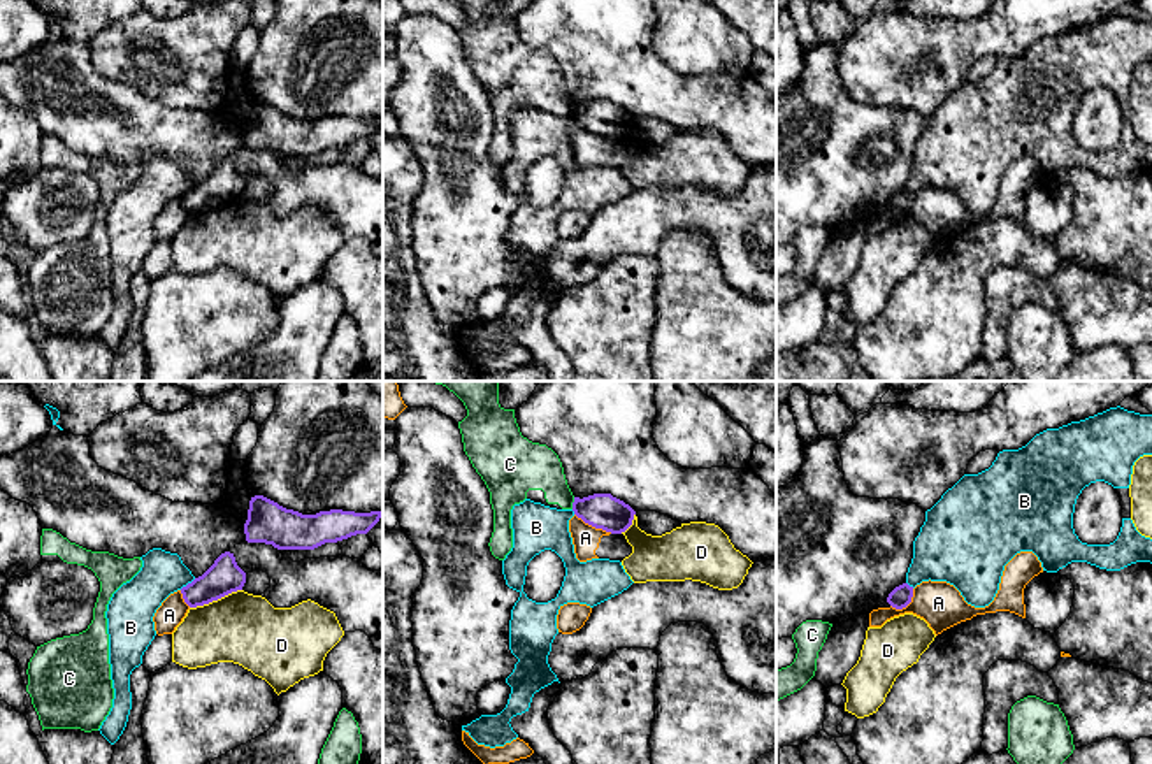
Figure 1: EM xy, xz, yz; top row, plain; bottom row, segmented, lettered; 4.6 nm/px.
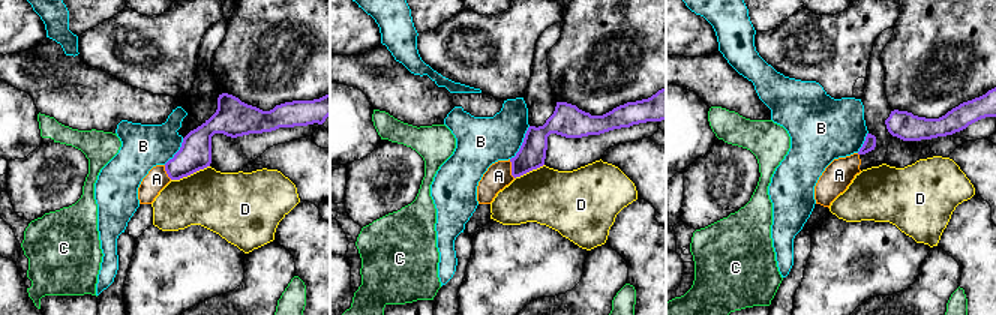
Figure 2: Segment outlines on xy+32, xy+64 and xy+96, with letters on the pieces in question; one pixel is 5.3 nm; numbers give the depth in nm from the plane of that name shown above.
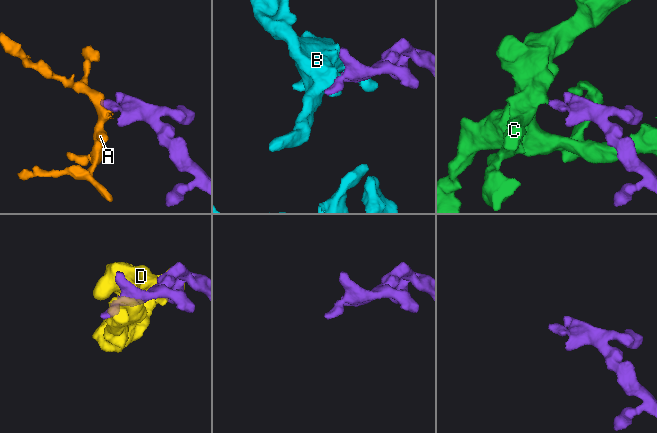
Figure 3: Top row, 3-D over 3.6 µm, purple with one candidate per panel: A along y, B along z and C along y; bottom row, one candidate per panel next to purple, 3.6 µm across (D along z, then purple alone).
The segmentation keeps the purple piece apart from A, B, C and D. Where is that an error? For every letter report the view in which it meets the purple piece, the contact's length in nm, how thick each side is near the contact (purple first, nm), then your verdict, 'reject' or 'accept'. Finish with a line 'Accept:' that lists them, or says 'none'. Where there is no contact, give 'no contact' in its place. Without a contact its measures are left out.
A: xz | 200 nm | 160/130 nm | reject
B: xy | 90 nm | 160/200 nm | reject
C: xz | 60 nm | 160/220 nm | reject
D: xy | 260 nm | 160/320 nm | reject
Accept: none

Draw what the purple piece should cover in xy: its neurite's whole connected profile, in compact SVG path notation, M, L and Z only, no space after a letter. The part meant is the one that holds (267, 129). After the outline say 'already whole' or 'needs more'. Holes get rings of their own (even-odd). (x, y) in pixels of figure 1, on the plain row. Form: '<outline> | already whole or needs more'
M255 102L249 107L244 141L248 149L265 149L277 156L314 156L356 141L367 141L383 118L355 119L342 116L302 121Z | already whole

